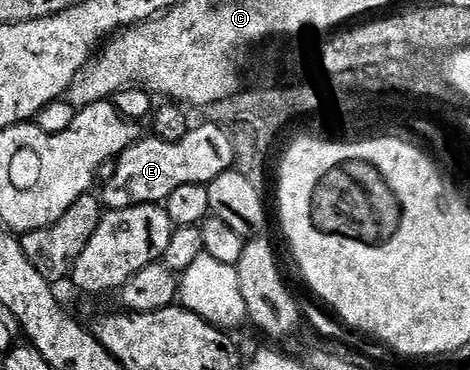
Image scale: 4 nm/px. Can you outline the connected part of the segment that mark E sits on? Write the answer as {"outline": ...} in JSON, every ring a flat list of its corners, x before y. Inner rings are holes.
{"outline":[[203,125,197,130,196,127,189,129,188,134,176,143,148,136,148,139,137,140,128,147,115,159,117,167,114,176,103,183,103,205,108,210,125,210,131,206,164,204,171,193,182,185,209,184,218,175,231,171,236,161,232,137,221,126]]}

